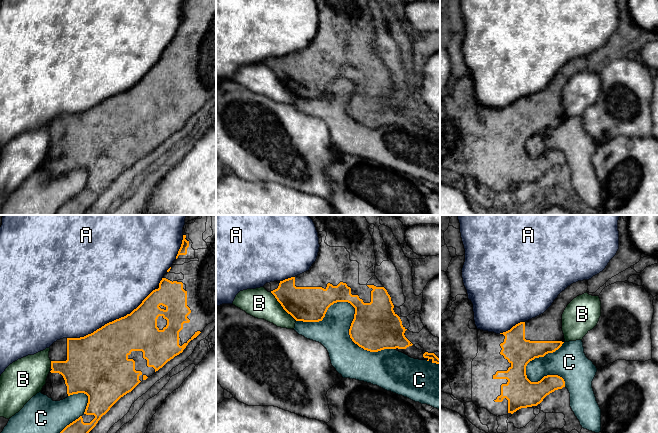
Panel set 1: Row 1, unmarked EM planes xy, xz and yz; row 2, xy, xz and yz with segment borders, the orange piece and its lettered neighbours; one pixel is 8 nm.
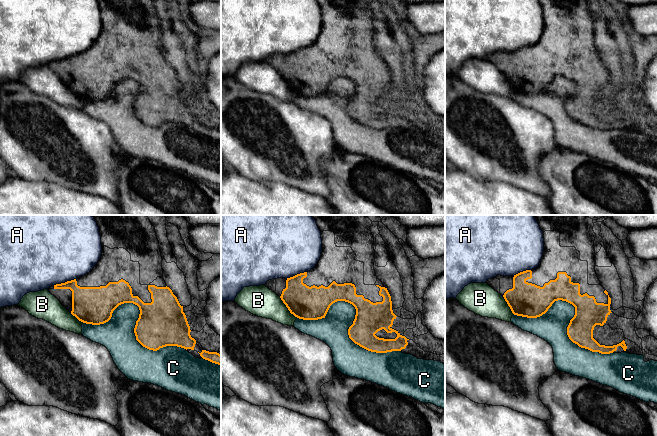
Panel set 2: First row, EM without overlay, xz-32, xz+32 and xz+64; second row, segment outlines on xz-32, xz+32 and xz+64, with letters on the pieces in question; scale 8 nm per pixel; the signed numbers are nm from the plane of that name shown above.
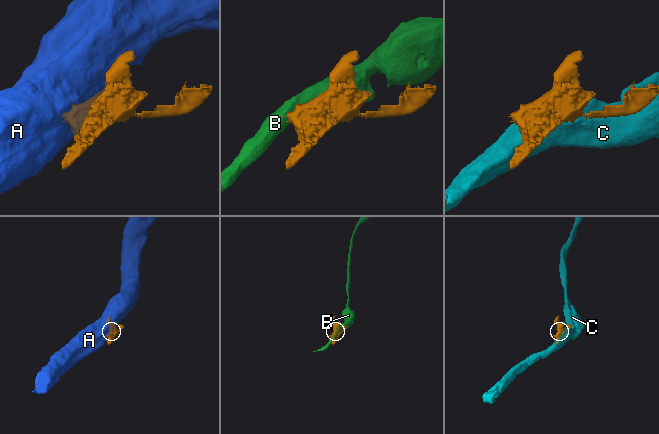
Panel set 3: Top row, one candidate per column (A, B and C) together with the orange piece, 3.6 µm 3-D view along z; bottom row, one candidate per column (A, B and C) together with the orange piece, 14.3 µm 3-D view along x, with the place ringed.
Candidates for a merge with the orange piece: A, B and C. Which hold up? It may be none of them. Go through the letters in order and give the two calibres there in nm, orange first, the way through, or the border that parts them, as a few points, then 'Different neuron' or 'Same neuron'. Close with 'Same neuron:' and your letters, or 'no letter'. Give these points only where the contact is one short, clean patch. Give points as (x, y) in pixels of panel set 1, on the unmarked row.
A: Thickness 360 nm (orange) against 500 nm. Different neuron
B: Thickness 280 nm (orange) against 240 nm. Different neuron
C: Thickness 380 nm (orange) against 260 nm. Different neuron
Same neuron: no letter

